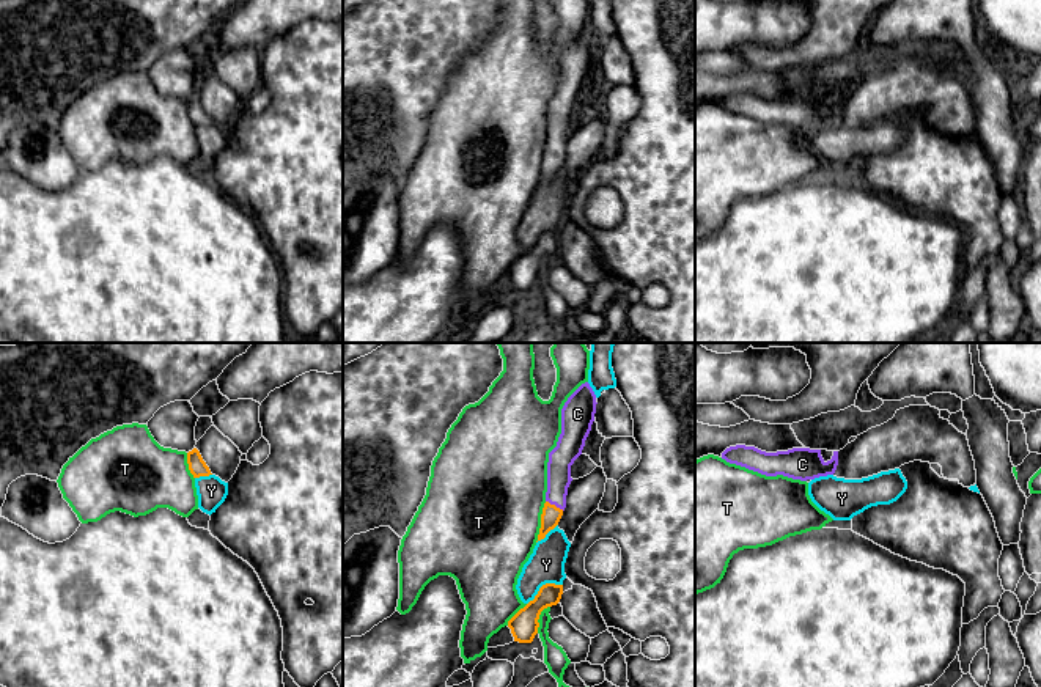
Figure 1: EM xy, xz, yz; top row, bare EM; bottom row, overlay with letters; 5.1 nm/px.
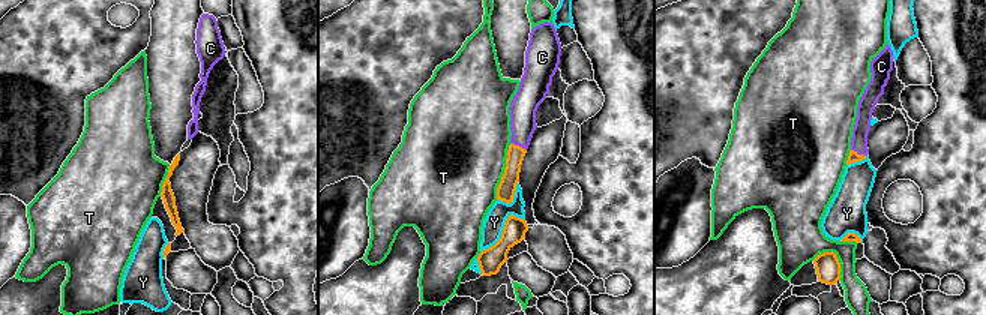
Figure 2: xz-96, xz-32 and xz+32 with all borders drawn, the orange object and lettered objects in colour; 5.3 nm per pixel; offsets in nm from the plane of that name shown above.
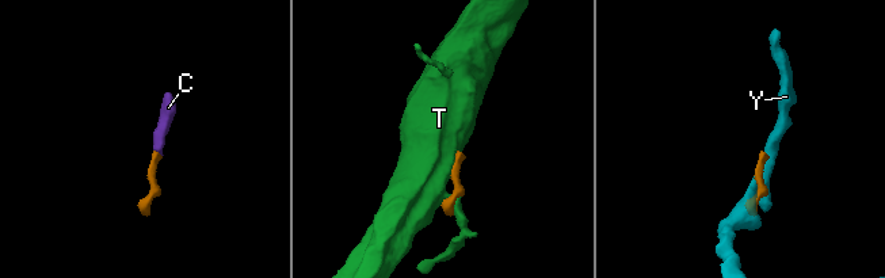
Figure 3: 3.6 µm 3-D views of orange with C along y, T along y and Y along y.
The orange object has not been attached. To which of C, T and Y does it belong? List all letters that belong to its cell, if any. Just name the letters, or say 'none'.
C

